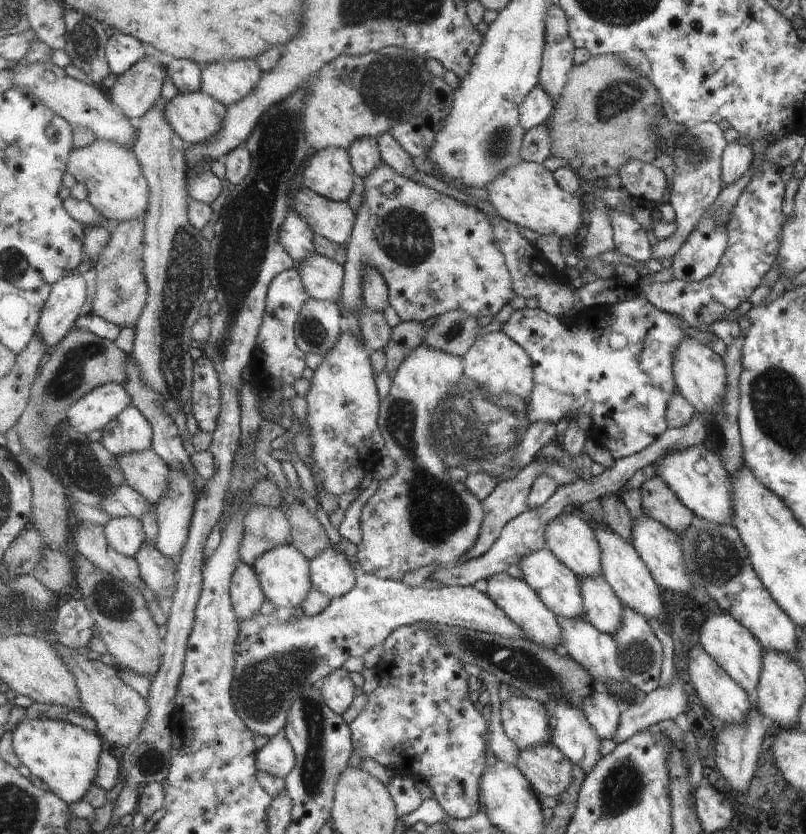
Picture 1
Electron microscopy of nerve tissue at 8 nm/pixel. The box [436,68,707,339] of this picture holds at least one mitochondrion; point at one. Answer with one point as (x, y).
(619, 96)

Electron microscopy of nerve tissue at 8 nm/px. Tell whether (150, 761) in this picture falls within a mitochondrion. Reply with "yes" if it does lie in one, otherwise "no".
yes

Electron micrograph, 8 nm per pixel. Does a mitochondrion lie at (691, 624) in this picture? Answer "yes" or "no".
no

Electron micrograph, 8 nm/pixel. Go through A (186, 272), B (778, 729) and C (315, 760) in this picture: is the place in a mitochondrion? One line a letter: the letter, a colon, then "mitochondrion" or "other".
A: mitochondrion
B: other
C: mitochondrion

